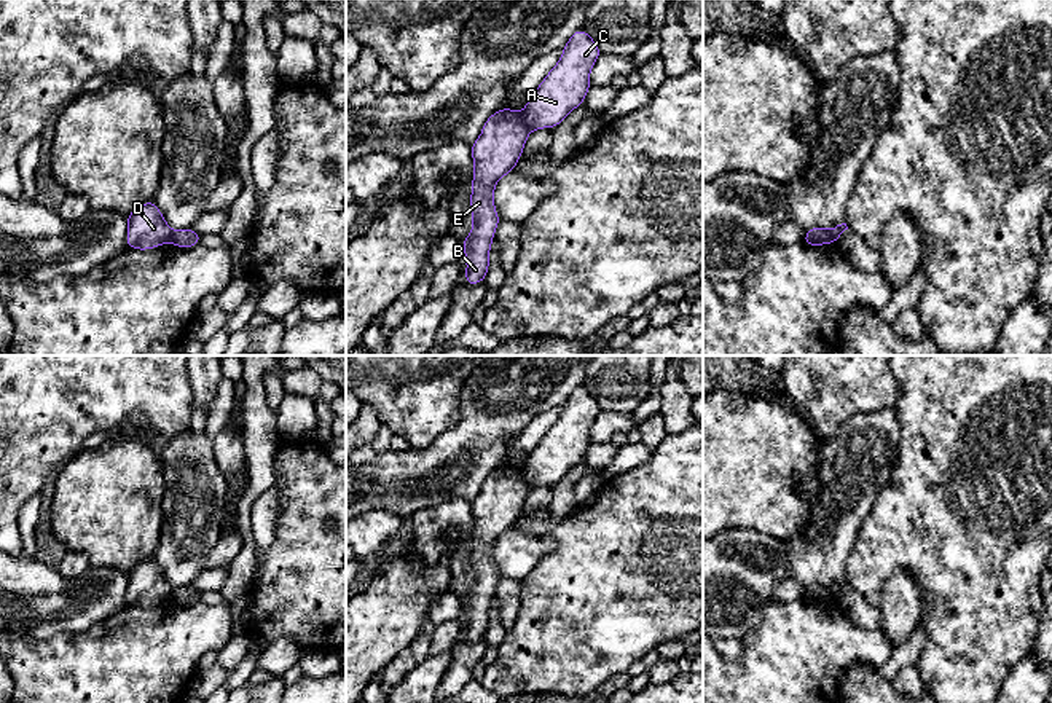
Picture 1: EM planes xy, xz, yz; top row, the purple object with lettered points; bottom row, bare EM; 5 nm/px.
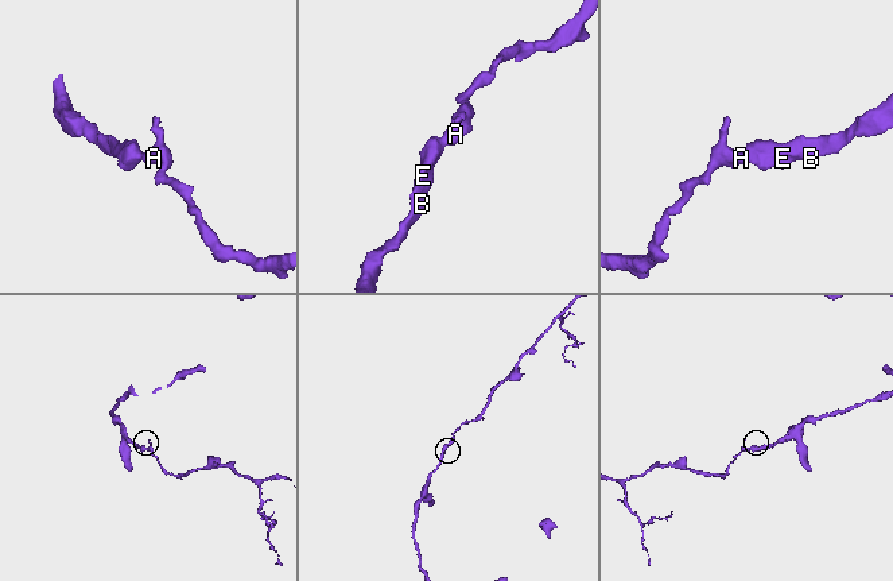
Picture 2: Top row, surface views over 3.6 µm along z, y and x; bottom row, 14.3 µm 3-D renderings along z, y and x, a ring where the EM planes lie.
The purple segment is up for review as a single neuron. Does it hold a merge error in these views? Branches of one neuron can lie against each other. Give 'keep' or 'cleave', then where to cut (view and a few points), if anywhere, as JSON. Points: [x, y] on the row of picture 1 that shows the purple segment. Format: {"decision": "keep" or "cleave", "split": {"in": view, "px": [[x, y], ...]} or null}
{"decision": "cleave", "split": {"in": "xz", "px": [[520, 113], [531, 128]]}}

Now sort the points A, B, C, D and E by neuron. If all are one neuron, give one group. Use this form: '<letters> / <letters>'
A C / B D E

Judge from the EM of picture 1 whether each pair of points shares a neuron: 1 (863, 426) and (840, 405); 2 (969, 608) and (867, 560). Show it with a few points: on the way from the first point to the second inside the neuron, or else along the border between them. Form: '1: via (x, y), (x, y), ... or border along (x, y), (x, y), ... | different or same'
1: border along (888, 407), (858, 412), (832, 435), (824, 439) | different
2: via (944, 582), (922, 560), (893, 560) | same

